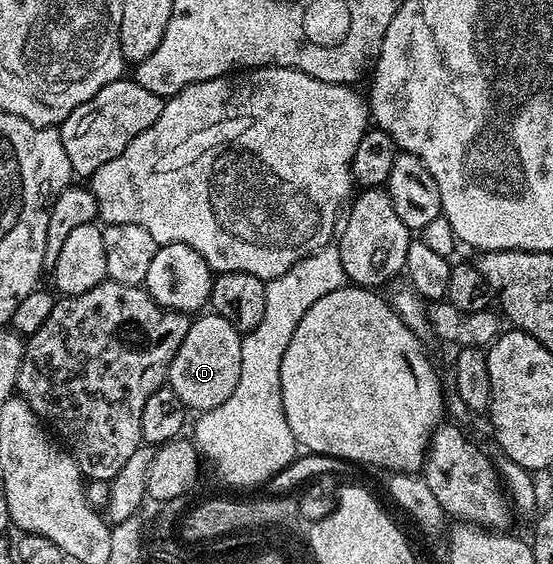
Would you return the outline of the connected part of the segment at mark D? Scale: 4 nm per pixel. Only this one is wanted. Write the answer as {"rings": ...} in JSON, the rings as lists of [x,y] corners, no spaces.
{"rings":[[[205,313],[197,316],[202,318],[194,317],[190,321],[187,336],[183,336],[183,344],[179,344],[179,352],[175,352],[169,365],[167,379],[175,396],[179,396],[179,400],[183,400],[183,404],[193,412],[219,408],[219,404],[235,392],[235,384],[239,384],[242,331],[227,324],[223,316]]]}

